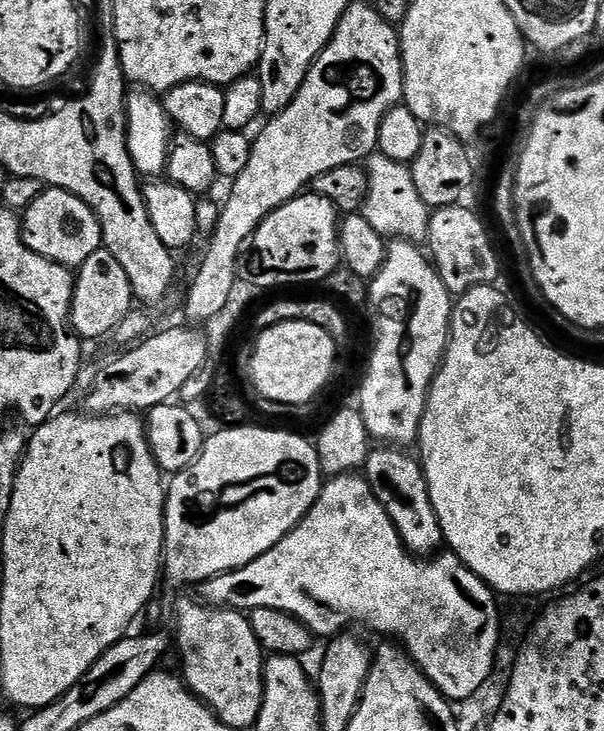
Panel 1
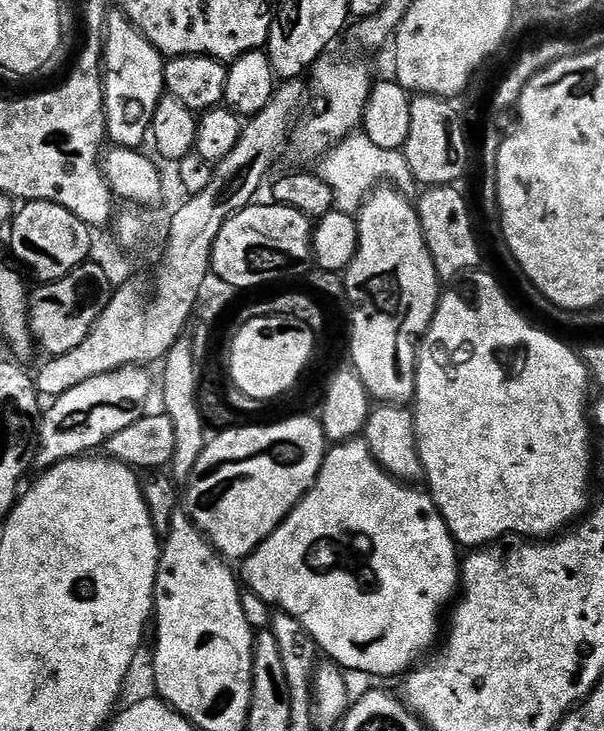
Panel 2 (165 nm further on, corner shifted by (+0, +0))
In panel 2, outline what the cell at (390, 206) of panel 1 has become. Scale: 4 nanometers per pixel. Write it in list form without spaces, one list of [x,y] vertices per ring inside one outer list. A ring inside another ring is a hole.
[[[353,134],[335,144],[319,161],[318,175],[330,186],[334,194],[335,211],[356,214],[366,197],[380,185],[388,185],[401,194],[412,194],[418,185],[401,150],[382,150],[363,134]]]

